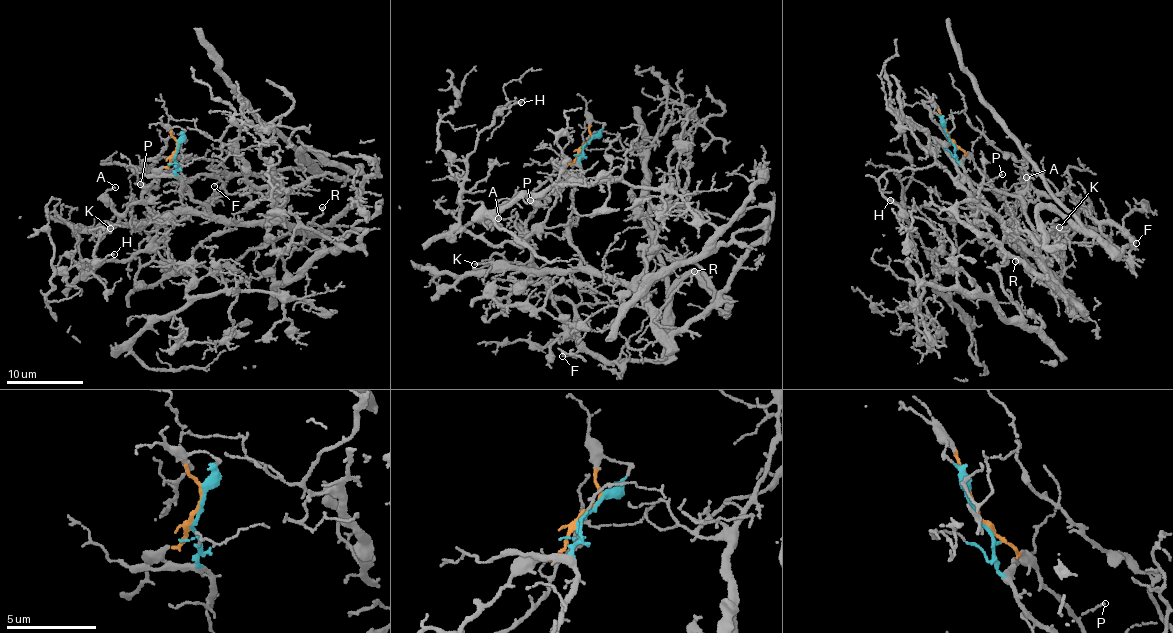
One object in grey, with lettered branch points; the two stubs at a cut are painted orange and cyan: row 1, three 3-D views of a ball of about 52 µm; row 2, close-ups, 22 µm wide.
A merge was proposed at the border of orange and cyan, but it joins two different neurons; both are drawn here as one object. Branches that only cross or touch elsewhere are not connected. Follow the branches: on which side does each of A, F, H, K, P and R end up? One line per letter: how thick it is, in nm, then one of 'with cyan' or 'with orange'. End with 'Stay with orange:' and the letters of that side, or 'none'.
A: 110 nm thick; with orange
F: 100 nm thick; with cyan
H: 140 nm thick; with orange
K: 110 nm thick; with cyan
P: 110 nm thick; with orange
R: 120 nm thick; with cyan
Stay with orange: A, H, P

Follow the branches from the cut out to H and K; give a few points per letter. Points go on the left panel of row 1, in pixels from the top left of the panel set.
H: (174, 153), (141, 198), (105, 234), (85, 278), (81, 264), (78, 269), (83, 261), (93, 264), (115, 254)
K: (174, 153), (179, 189), (185, 186), (208, 212), (161, 214), (143, 224), (120, 223), (109, 229)

